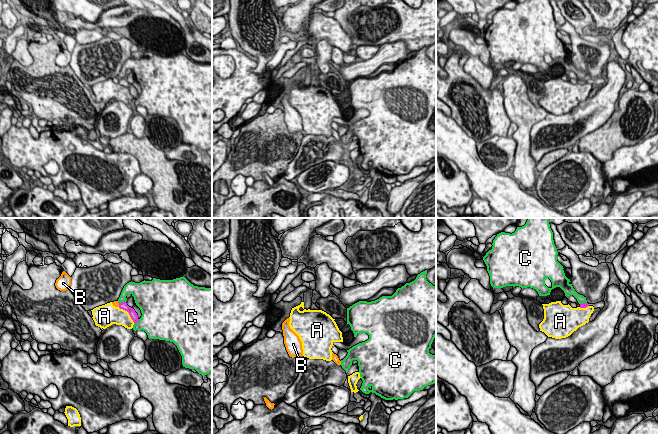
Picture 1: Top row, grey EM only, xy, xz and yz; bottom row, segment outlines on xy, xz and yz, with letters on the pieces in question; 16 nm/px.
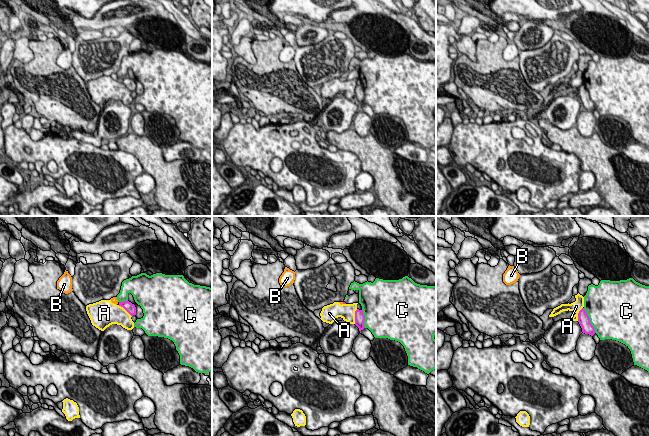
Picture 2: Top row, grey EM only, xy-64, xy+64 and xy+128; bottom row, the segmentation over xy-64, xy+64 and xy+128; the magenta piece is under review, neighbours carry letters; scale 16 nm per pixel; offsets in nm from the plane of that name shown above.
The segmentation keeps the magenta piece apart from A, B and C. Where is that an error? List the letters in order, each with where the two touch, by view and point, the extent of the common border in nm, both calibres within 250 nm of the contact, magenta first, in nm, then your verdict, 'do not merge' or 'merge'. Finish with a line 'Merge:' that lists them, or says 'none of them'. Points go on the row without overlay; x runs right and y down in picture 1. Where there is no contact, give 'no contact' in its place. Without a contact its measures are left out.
A: meets magenta in xy at (128, 88); contact 380 nm long; 120 nm thick on the magenta side, 280 nm on the other; do not merge
B: meets magenta in xy at (119, 81); contact 70 nm long; 120 nm thick on the magenta side, 90 nm on the other; do not merge
C: meets magenta in xy at (122, 78); contact 120 nm long; 120 nm thick on the magenta side, 160 nm on the other; do not merge
Merge: none of them

